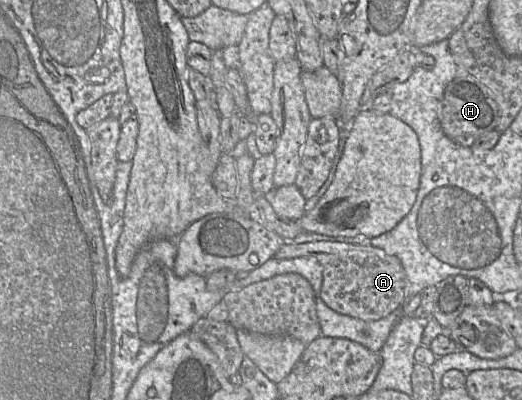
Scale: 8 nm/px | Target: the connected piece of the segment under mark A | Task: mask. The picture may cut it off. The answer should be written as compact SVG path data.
M286 241L274 259L315 257L323 268L320 298L332 310L364 321L387 317L405 302L406 274L400 260L382 249L335 241L296 244Z

